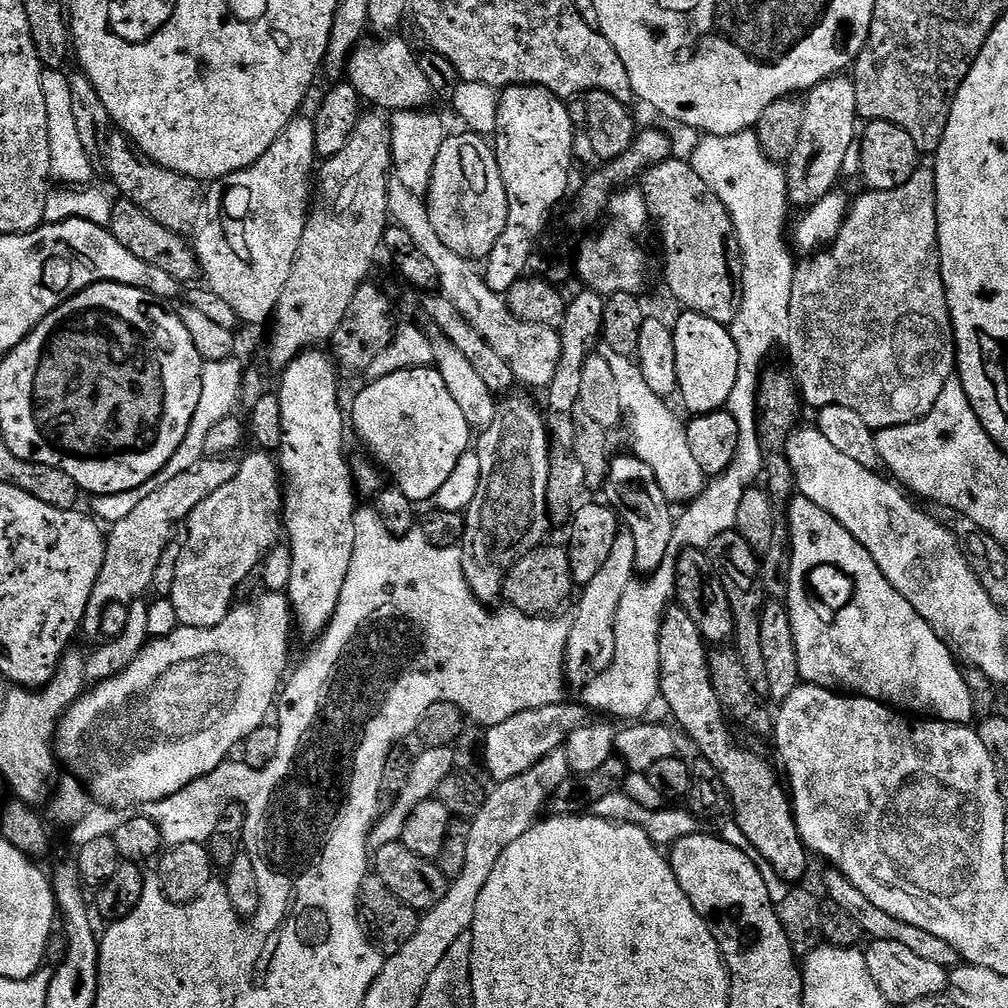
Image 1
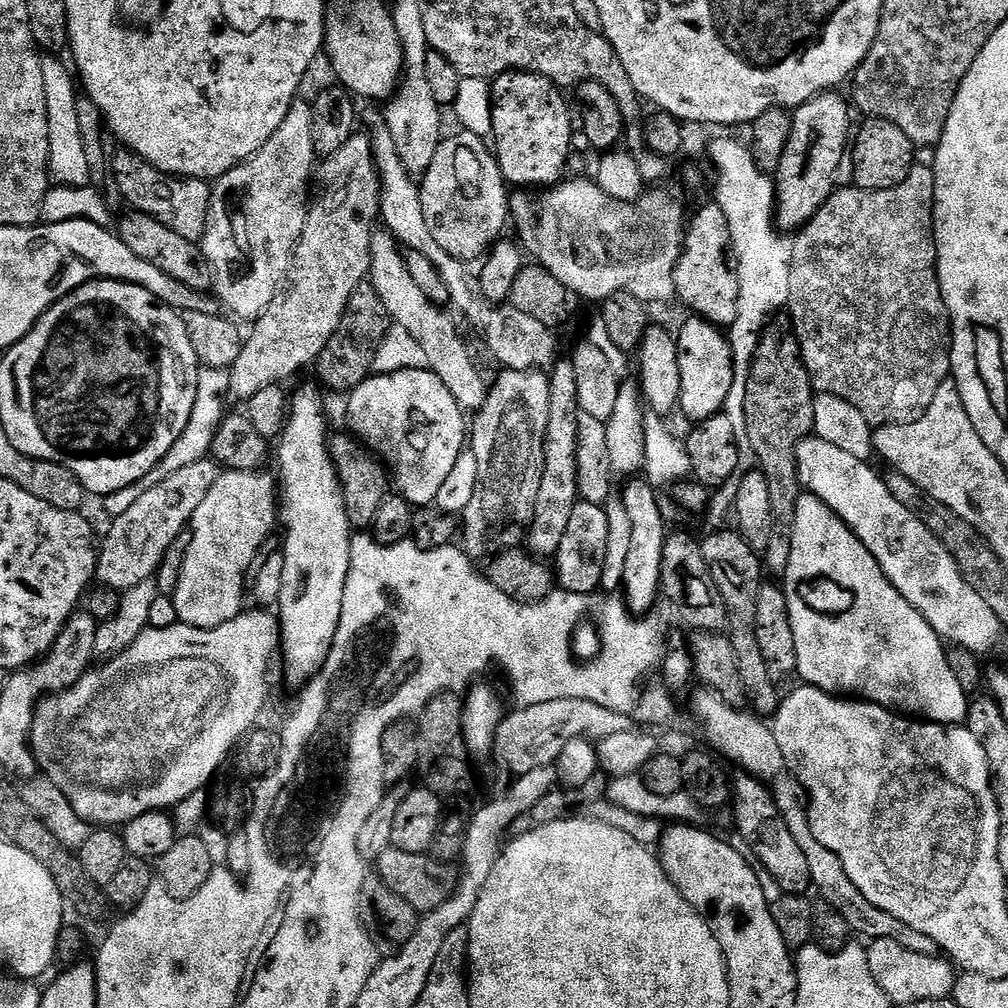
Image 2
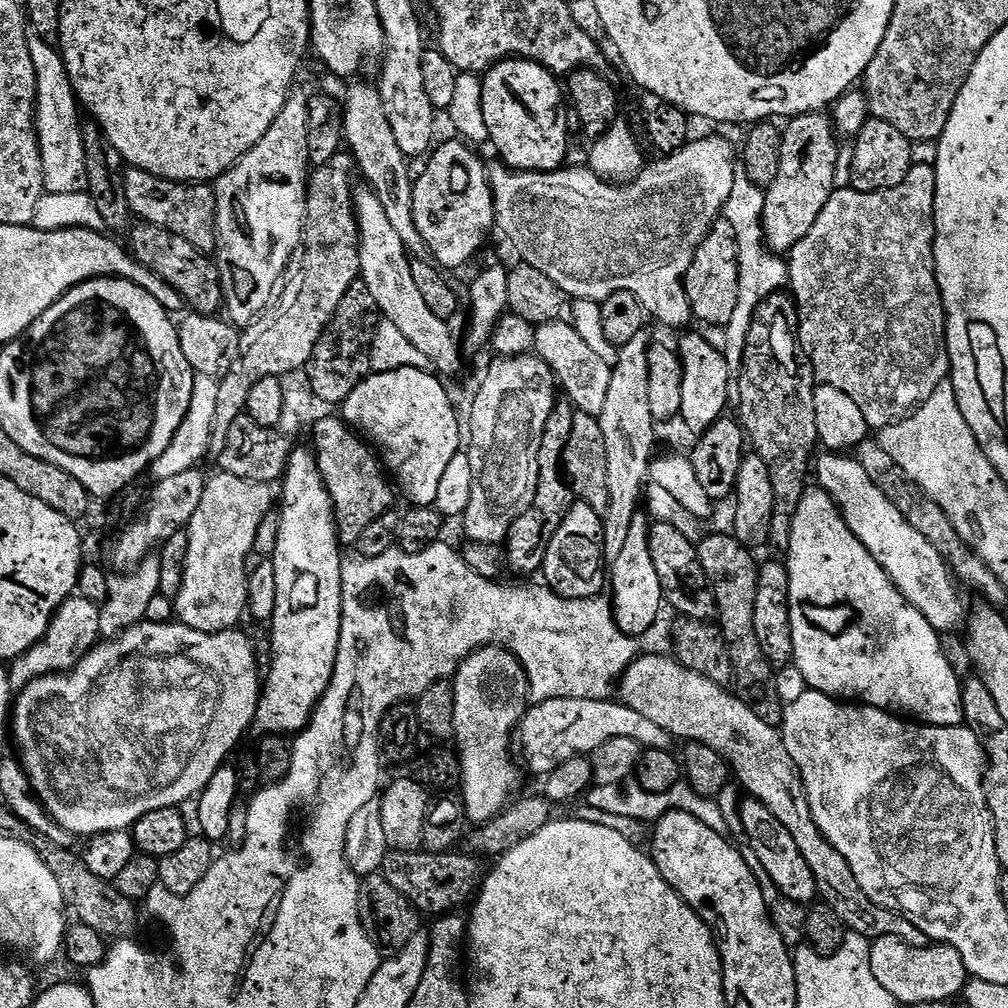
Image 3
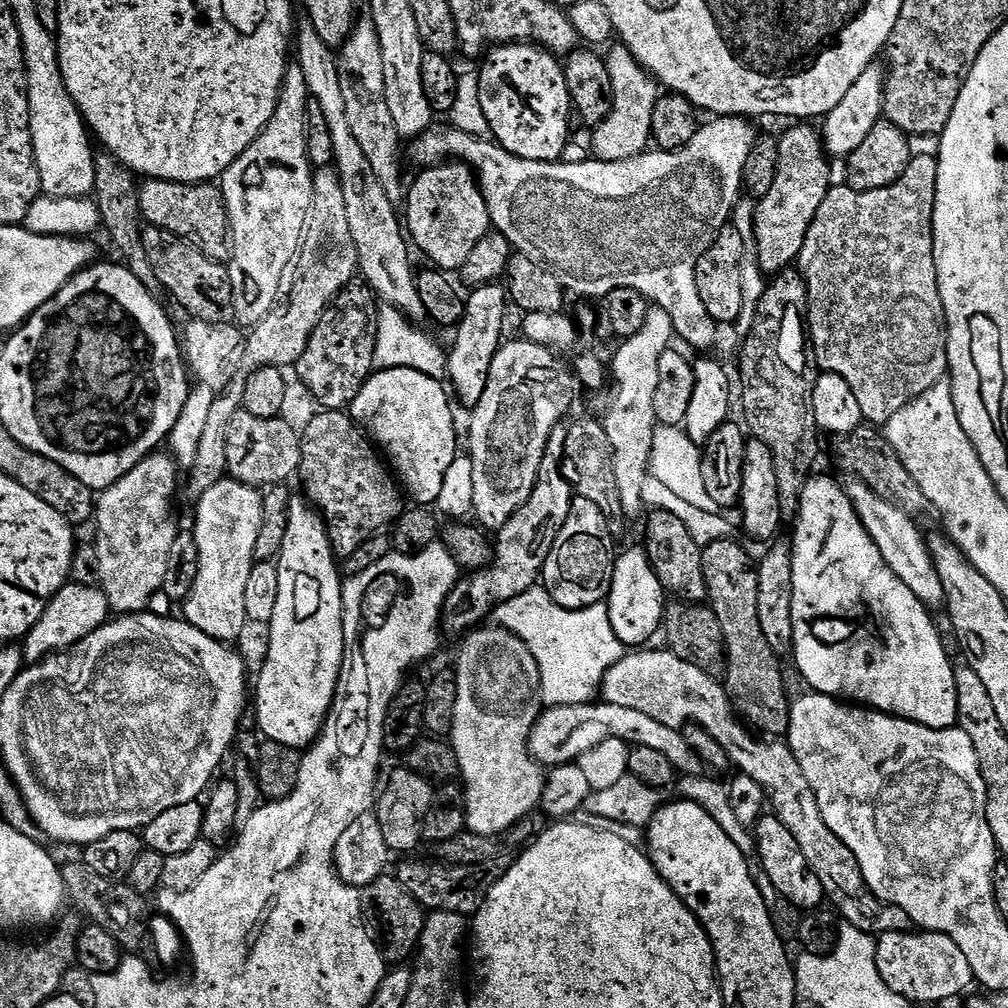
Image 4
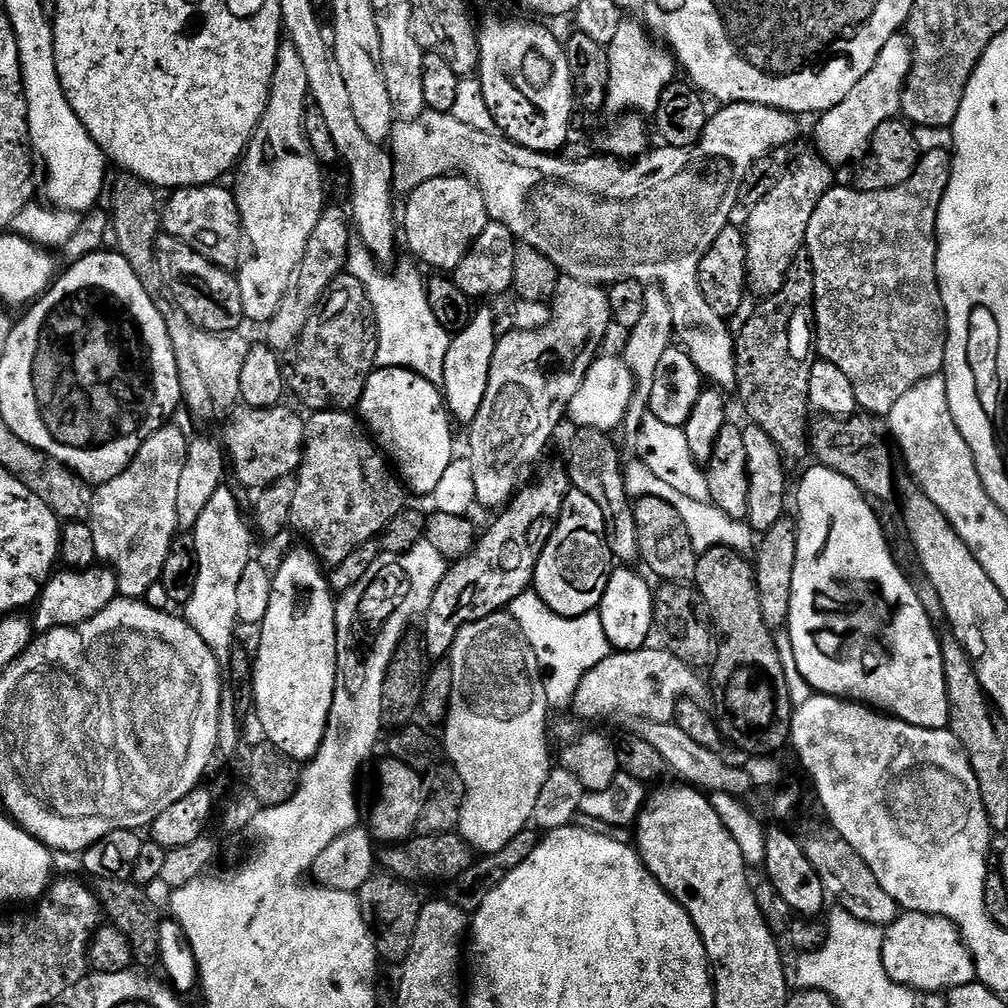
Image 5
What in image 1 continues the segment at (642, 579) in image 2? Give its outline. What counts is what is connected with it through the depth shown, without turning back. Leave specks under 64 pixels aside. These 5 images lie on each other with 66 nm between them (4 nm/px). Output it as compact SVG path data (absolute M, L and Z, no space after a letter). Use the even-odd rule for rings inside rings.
M636 456L611 457L608 465L608 476L602 485L603 499L609 508L616 513L622 521L623 527L634 538L634 554L636 555L636 570L640 574L655 572L664 559L667 559L668 548L672 543L672 526L674 512L669 501L664 499L662 486L654 478L654 470L646 462L642 462Z

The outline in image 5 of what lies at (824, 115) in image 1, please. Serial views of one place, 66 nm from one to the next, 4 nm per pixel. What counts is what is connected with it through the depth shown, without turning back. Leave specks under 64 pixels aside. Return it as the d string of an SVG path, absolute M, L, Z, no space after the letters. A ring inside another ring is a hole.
M819 155L804 156L797 164L781 171L776 185L762 198L762 202L751 205L748 228L743 229L746 242L746 288L759 298L773 296L784 285L790 266L801 255L806 238L806 226L818 210L818 202L824 197L830 185L824 181L824 172L829 165Z

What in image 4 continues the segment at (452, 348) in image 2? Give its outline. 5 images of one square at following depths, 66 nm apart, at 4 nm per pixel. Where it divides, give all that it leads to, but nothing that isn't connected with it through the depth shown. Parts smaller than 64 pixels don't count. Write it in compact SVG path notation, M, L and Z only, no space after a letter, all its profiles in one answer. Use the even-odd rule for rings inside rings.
M307 20L297 25L294 56L298 58L296 66L302 70L311 99L319 104L321 119L328 130L327 137L332 142L333 165L342 184L346 219L349 221L350 234L354 237L359 273L379 301L399 309L414 322L425 321L425 307L418 295L414 267L409 263L410 246L401 219L400 222L398 220L397 207L390 202L382 186L377 184L374 170L362 146L355 141L350 122L346 120L346 102L343 101L337 57L331 45L322 42L318 32Z

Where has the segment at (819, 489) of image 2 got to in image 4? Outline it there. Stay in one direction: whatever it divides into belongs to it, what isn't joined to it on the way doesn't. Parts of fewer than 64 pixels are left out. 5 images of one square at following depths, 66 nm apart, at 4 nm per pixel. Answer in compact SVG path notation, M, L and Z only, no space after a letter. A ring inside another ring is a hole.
M853 479L851 483L846 488L850 502L862 526L866 526L870 538L874 538L874 546L878 546L882 558L886 558L886 566L890 566L890 570L894 570L894 574L898 574L898 578L902 578L902 582L906 582L906 586L914 590L914 594L925 606L943 605L942 578L938 578L938 570L934 570L934 562L927 547L922 546L926 536L916 529L917 521L898 510L888 500L878 498L878 494L874 494L874 490L870 490L870 486L862 481Z

